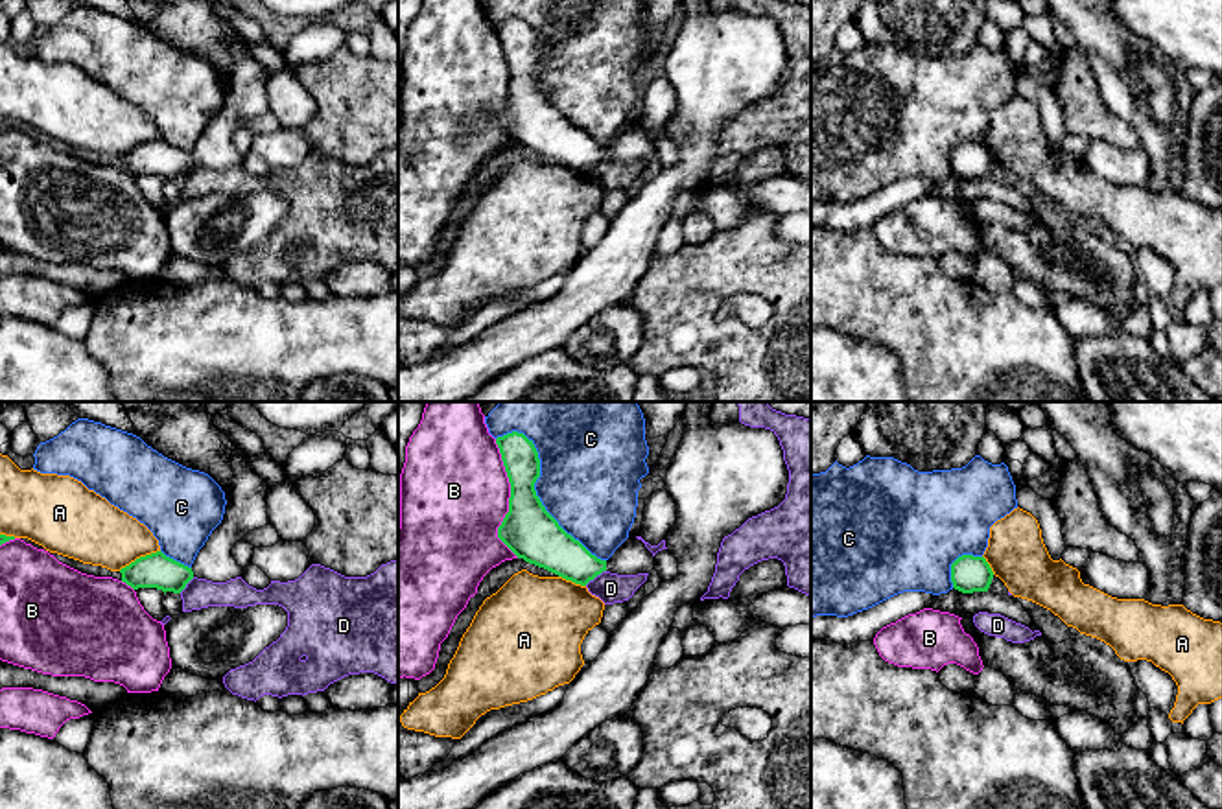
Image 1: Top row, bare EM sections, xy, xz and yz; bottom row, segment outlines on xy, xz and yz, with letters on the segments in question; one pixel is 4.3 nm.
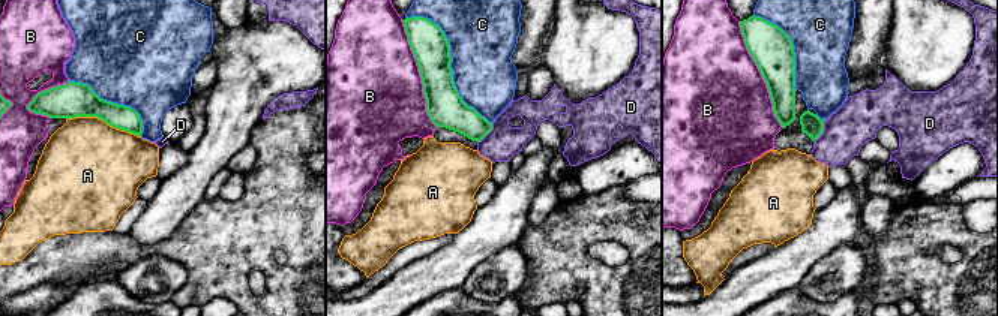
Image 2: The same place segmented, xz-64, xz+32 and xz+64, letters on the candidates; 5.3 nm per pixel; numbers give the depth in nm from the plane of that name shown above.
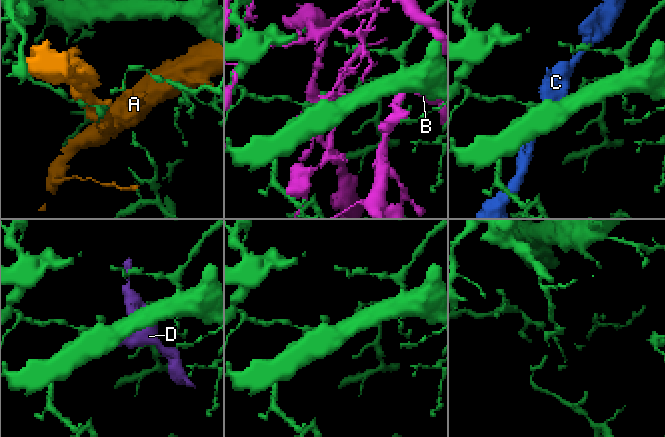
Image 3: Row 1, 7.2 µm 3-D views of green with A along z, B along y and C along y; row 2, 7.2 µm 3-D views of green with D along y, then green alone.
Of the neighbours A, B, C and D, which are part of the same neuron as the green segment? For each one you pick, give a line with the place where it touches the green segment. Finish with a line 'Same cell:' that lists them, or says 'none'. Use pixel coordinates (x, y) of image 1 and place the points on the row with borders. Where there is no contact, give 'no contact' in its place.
Same cell: none

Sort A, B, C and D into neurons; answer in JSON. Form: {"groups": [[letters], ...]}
{"groups": [["A"], ["B"], ["C"], ["D"]]}

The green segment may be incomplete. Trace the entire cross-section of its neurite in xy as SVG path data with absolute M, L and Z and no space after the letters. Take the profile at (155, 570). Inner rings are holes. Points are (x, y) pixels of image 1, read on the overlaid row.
M162 551L146 555L120 569L122 582L138 588L157 588L181 593L194 579L192 568L166 557Z

